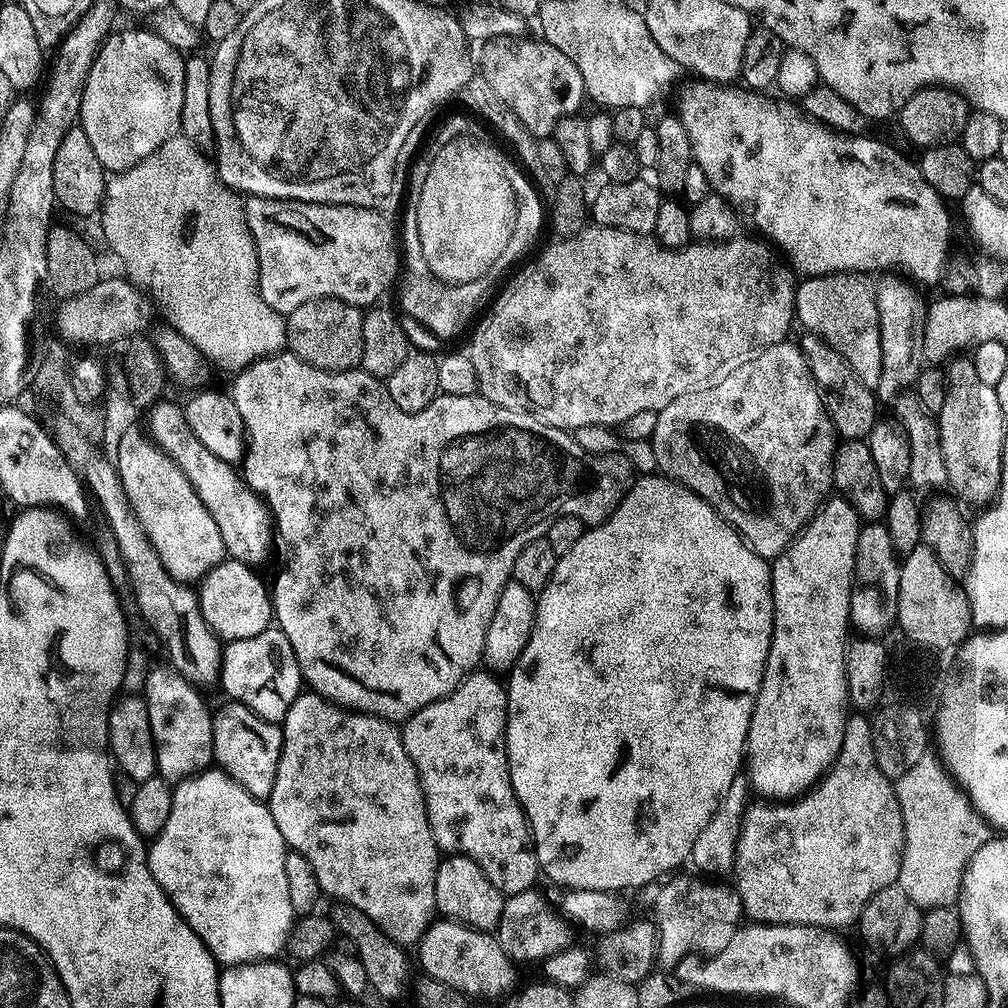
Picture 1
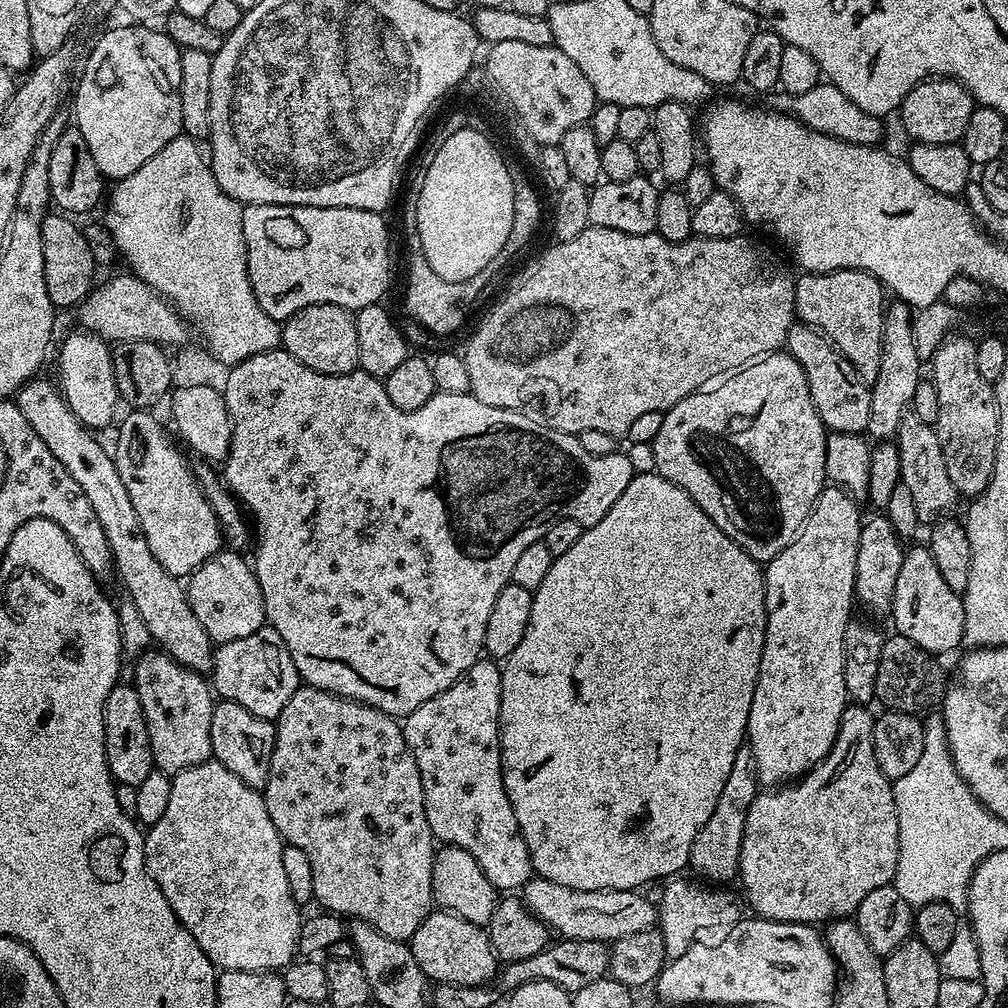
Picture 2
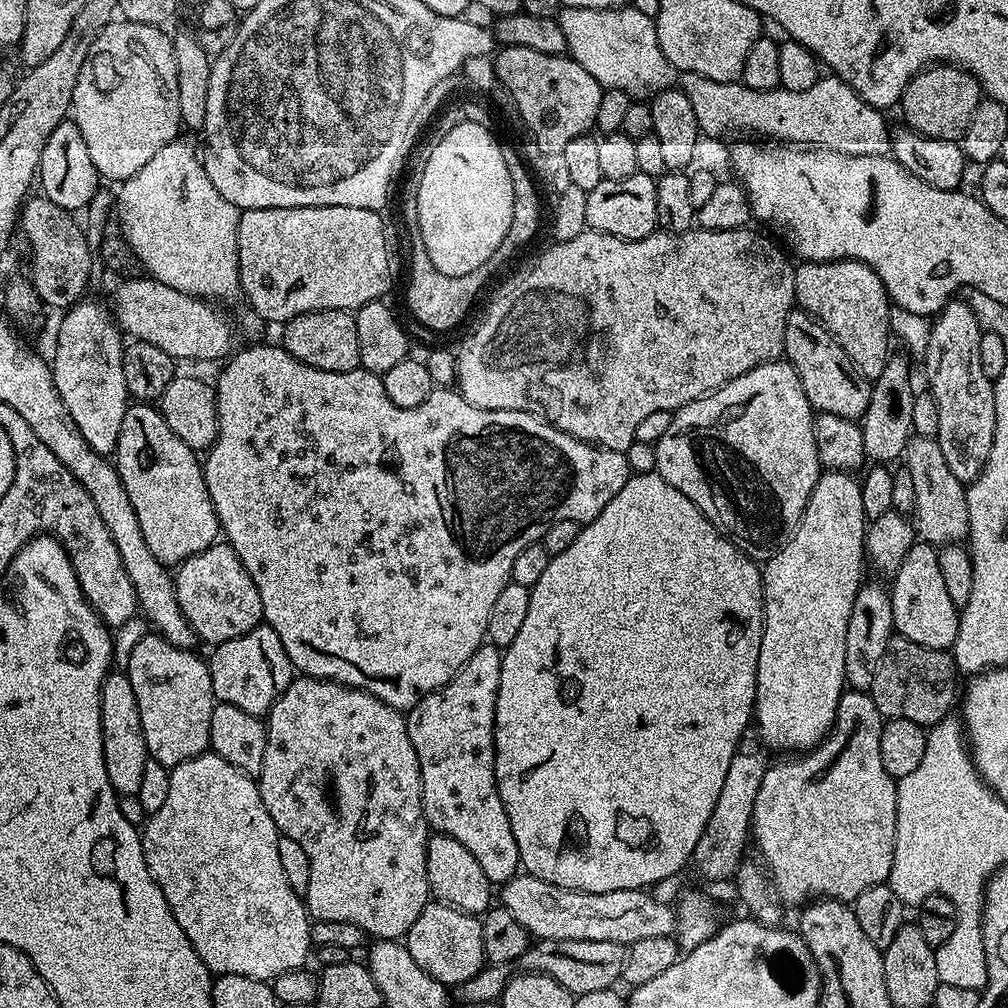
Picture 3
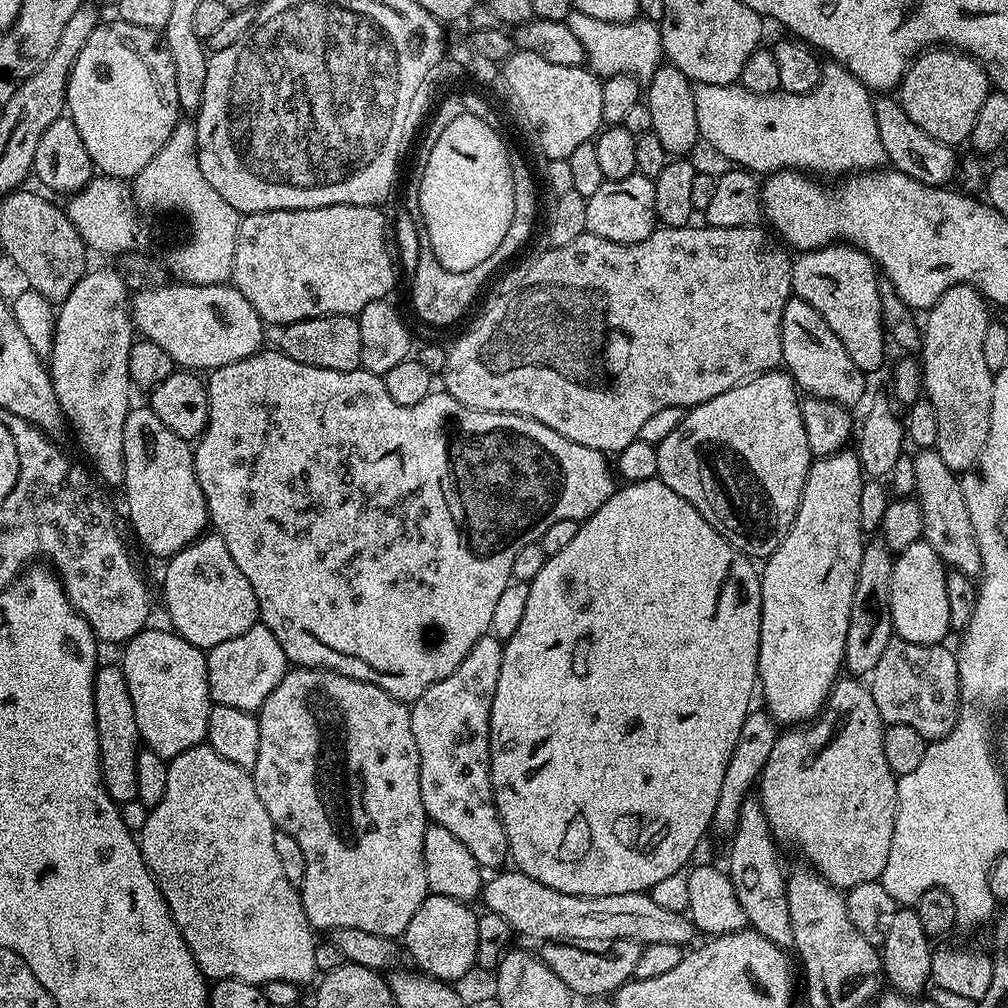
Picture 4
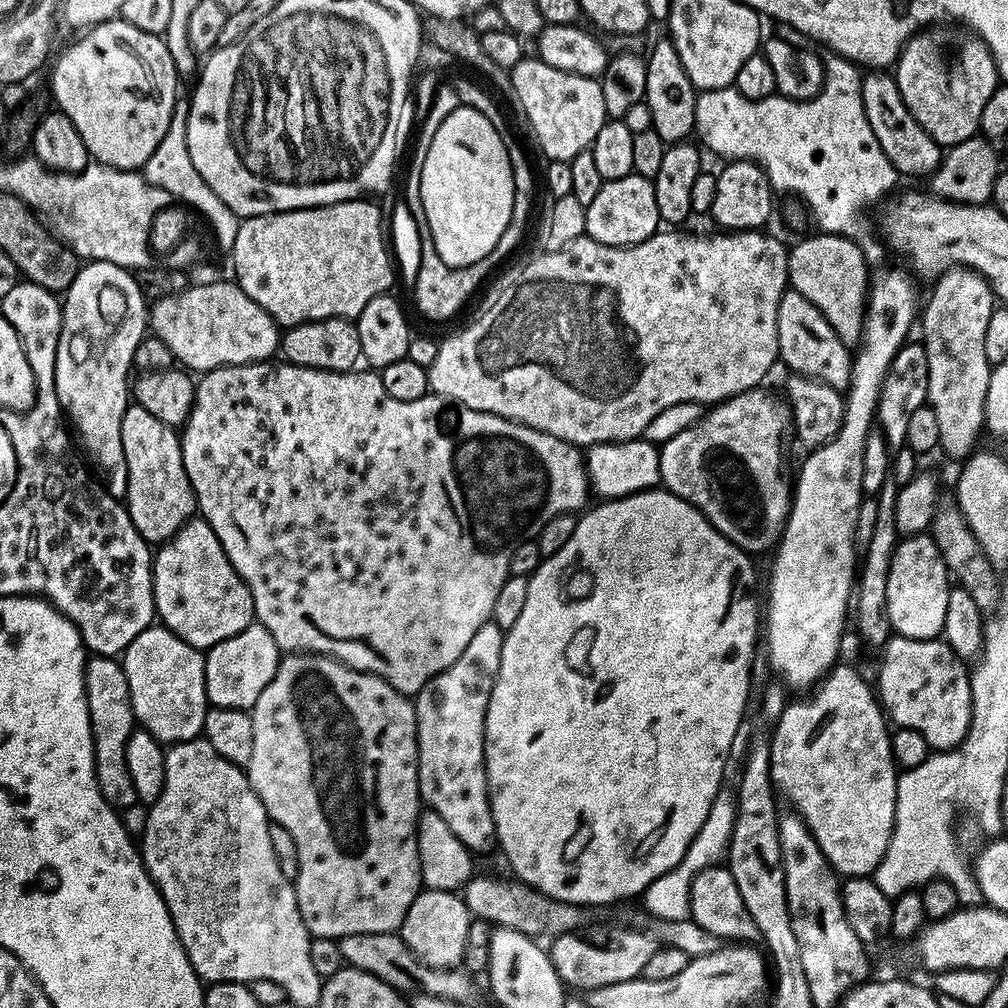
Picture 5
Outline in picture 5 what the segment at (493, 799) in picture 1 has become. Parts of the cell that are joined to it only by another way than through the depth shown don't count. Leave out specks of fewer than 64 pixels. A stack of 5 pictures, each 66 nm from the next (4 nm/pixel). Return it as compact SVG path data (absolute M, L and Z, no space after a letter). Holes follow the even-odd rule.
M491 622L484 624L474 633L474 638L470 638L470 642L466 645L466 650L462 650L462 655L458 658L458 662L454 662L454 666L442 670L442 674L430 678L430 682L426 682L426 686L422 686L422 690L416 693L414 697L416 705L416 745L420 751L418 754L418 786L420 787L420 798L423 807L427 811L439 814L450 825L450 830L454 833L454 838L458 838L458 842L462 842L462 846L466 846L468 851L473 854L488 852L496 844L494 814L492 813L490 798L488 797L488 779L486 778L486 762L484 761L484 723L486 722L486 710L490 706L490 694L494 690L494 682L498 678L504 634L505 629L499 628L497 624Z

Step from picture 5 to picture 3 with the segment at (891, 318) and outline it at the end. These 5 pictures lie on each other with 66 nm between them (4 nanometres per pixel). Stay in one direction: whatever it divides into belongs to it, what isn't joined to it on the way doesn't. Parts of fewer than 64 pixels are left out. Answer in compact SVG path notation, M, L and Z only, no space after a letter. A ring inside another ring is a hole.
M824 470L796 531L763 565L764 633L756 671L754 724L760 739L773 753L800 754L815 748L836 721L840 696L846 691L846 626L862 583L860 571L866 568L865 531L860 480L847 472Z

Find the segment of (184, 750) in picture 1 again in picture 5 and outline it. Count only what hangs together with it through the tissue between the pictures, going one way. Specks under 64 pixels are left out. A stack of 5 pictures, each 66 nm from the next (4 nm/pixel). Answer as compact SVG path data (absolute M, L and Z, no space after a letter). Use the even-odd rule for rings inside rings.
M153 626L142 630L122 654L126 682L130 682L130 702L137 725L155 738L159 744L171 746L187 740L195 740L204 731L206 714L210 707L206 694L205 653L178 638L169 628Z

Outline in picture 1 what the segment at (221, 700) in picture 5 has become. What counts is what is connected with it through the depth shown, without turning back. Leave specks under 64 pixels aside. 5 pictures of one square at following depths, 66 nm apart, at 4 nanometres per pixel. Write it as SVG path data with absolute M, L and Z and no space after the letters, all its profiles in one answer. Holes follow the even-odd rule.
M269 626L254 638L227 641L220 658L219 687L224 688L229 701L246 706L271 724L280 724L302 691L298 658L294 658L290 638L279 627Z

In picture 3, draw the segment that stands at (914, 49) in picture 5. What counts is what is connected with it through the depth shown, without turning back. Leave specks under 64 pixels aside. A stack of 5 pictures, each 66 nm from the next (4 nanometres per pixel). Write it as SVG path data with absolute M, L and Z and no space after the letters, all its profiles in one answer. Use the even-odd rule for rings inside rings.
M941 62L923 69L909 82L900 95L898 111L904 115L903 123L914 132L939 140L959 141L966 126L970 126L974 106L978 106L981 99L980 83L969 72L951 63Z

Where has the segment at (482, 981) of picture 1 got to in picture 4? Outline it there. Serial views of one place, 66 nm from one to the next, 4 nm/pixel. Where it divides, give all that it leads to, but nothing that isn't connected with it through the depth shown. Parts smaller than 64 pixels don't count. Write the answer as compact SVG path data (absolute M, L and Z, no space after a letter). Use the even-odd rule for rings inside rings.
M428 895L418 906L414 918L410 918L410 926L406 926L402 937L403 947L412 955L417 969L425 976L433 976L436 980L457 982L468 971L476 968L478 954L478 922L477 913L471 912L469 905L463 900L446 898L445 896Z

